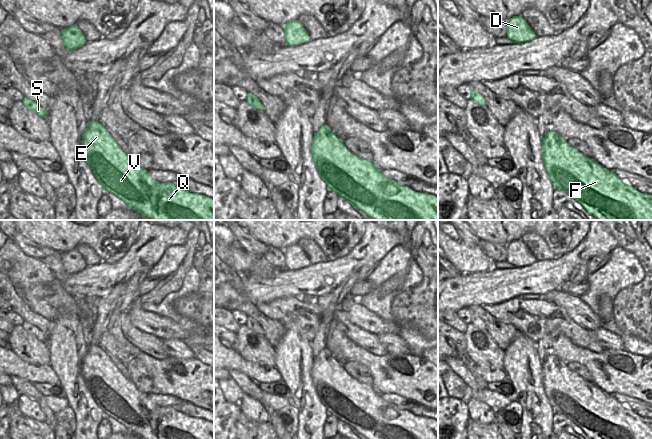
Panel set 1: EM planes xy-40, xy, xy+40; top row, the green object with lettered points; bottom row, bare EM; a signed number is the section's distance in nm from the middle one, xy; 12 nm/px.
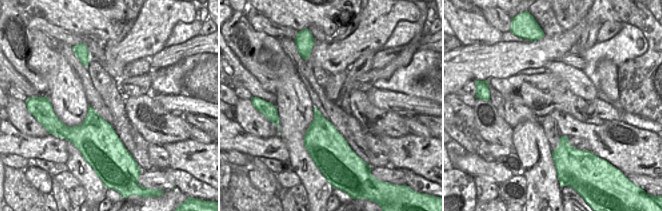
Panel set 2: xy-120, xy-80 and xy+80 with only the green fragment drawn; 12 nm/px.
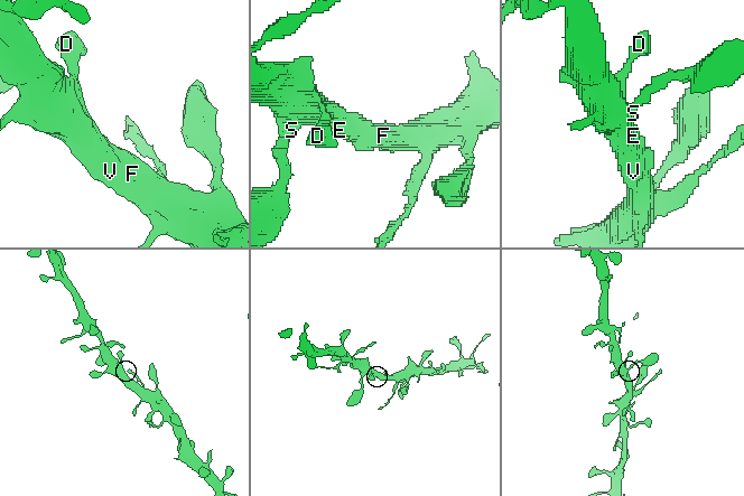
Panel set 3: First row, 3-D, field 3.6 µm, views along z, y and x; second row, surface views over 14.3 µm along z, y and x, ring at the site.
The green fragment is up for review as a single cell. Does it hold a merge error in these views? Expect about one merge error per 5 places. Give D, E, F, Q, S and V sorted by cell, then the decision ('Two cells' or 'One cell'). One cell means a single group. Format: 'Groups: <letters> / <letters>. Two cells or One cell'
Groups: D E F Q S V. One cell

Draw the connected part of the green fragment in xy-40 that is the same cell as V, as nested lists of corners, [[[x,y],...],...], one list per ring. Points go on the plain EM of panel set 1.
[[[89,345],[82,359],[81,375],[103,414],[114,418],[141,439],[214,439],[214,423],[190,417],[173,407],[160,407],[152,403],[147,394],[122,375],[108,354],[98,345]]]

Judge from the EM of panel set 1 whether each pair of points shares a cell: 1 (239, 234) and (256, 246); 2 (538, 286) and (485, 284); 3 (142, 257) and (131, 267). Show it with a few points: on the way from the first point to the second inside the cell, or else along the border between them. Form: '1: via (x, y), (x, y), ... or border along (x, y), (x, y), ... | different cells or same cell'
1: via (243, 238), (252, 245) | same cell
2: via (525, 284), (498, 284) | same cell
3: via (139, 259), (134, 264) | same cell

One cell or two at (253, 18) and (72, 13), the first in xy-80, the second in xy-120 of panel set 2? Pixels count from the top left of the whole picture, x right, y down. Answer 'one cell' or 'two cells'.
two cells

